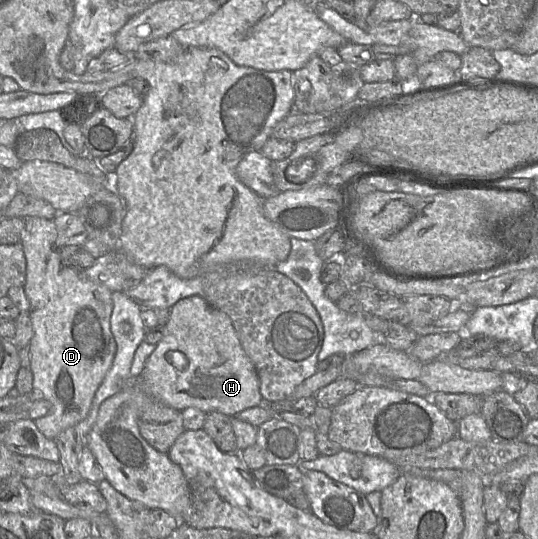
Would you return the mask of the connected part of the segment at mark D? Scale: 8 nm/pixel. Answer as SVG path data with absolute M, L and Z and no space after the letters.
M28 217L24 221L21 244L26 258L24 290L30 302L33 327L29 343L33 389L37 399L46 399L51 403L49 413L34 420L34 424L47 439L54 440L62 431L74 427L87 416L95 393L113 363L116 343L110 330L112 291L83 278L80 271L62 263L59 249L55 246L57 230L53 220Z

